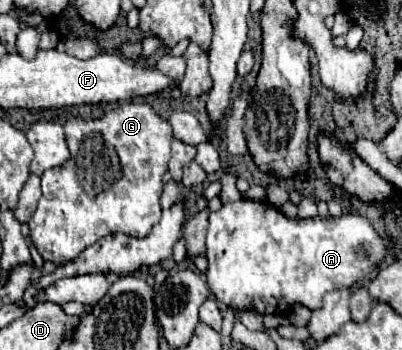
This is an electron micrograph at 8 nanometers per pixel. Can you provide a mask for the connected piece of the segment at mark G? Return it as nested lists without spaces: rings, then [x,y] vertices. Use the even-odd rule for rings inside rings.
[[[133,102],[109,110],[99,120],[71,118],[63,128],[71,158],[63,166],[51,168],[41,176],[43,196],[37,212],[29,220],[29,238],[33,240],[41,258],[57,266],[73,262],[85,248],[93,246],[107,234],[123,232],[133,238],[145,238],[151,232],[153,224],[161,220],[159,196],[163,190],[163,174],[167,172],[173,140],[171,124],[165,118],[161,118],[149,104]]]

